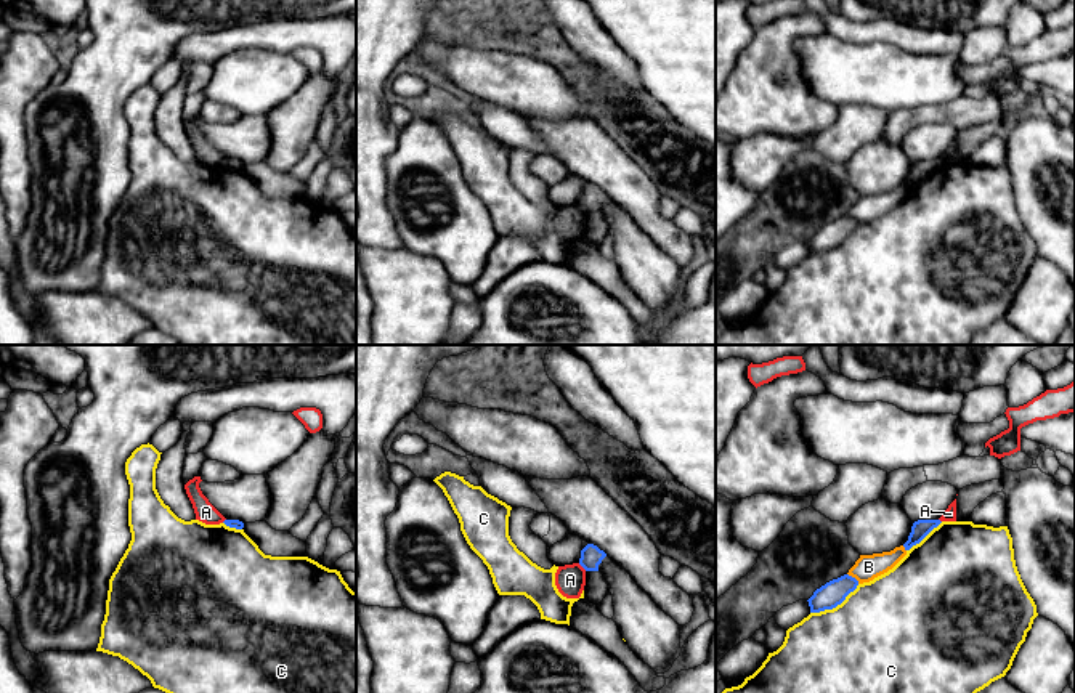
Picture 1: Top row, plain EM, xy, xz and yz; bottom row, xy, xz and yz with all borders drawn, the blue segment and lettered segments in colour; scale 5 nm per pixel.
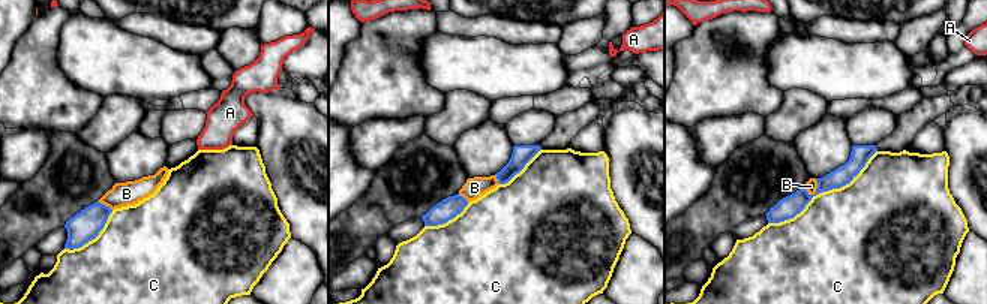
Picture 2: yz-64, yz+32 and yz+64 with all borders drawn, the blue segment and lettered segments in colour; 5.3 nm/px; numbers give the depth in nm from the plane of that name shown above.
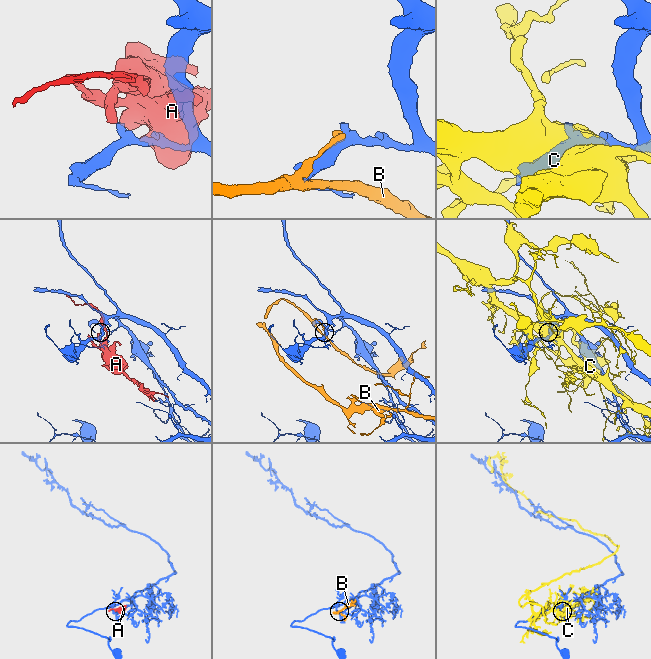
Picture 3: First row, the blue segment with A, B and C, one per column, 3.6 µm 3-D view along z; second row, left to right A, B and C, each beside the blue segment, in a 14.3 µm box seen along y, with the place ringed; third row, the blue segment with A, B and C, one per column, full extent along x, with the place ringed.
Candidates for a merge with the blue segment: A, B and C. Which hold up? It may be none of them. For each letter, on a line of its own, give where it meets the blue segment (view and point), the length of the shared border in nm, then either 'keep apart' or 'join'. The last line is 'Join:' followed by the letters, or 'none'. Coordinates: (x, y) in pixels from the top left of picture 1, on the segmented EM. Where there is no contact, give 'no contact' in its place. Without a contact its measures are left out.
A: meets blue in xz at (583, 567); contact 60 nm long; keep apart
B: meets blue in yz at (854, 578); contact 80 nm long; keep apart
C: meets blue in yz at (835, 607); contact 280 nm long; keep apart
Join: none

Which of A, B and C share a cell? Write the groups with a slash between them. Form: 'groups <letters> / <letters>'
groups A / B / C

